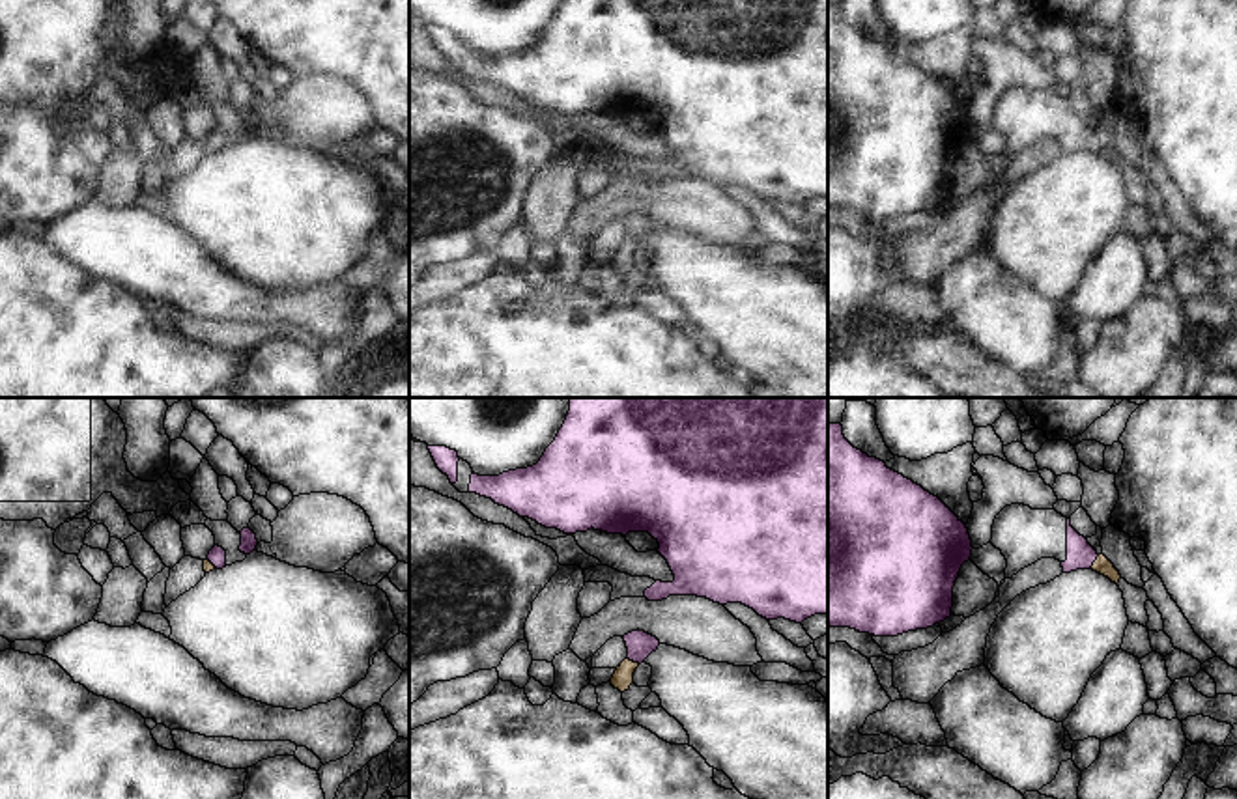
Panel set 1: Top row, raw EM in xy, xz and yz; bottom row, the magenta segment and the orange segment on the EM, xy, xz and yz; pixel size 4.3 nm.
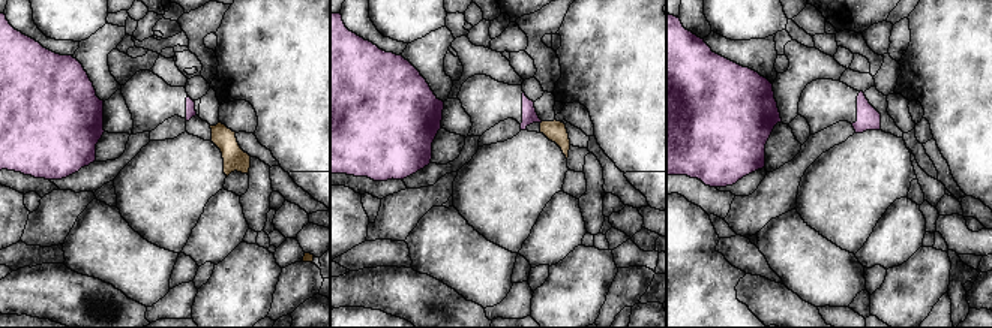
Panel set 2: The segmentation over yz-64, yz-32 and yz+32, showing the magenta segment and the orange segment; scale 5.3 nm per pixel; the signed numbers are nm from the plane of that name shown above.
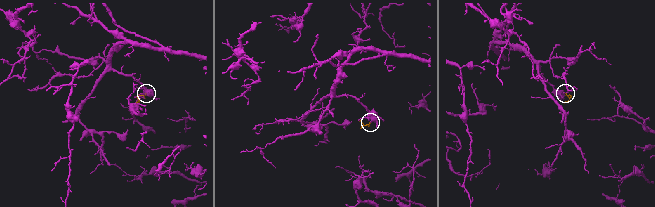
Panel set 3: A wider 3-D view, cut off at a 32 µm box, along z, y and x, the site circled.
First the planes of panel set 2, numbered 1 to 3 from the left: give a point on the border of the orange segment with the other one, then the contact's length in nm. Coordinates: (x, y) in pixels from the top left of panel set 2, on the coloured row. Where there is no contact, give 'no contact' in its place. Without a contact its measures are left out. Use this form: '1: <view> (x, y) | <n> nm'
1: no contact
2: no contact
3: no contact

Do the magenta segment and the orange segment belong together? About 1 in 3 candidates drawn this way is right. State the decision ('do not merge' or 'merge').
merge

